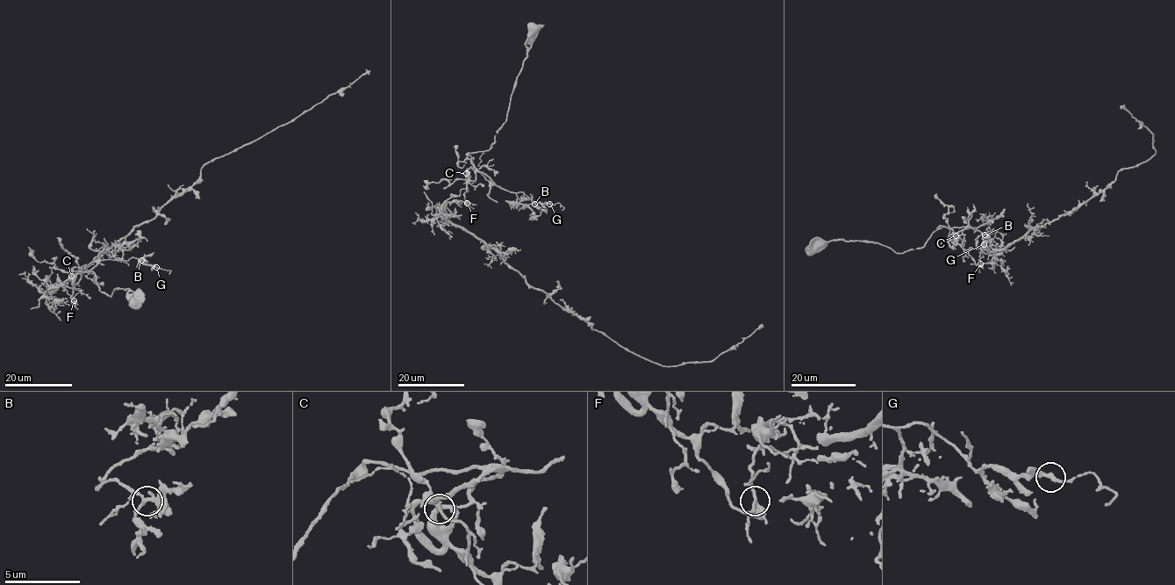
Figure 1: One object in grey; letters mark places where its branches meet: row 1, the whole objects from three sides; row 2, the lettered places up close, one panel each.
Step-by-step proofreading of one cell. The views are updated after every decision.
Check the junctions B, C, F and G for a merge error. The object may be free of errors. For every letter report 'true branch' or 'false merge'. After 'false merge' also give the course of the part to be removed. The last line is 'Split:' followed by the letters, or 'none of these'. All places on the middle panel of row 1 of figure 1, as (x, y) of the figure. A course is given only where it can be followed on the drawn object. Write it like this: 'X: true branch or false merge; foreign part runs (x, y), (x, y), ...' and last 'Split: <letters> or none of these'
B: true branch
C: true branch
F: false merge; foreign part runs (467, 203), (447, 202), (440, 212), (591, 328), (662, 365), (712, 361), (763, 326)
G: true branch
Split: F

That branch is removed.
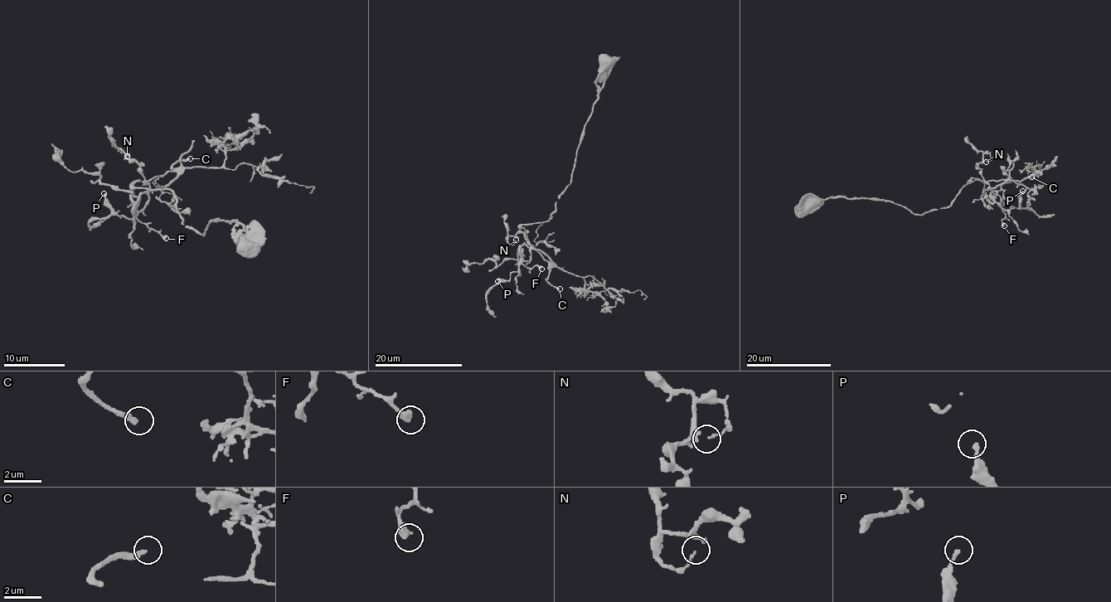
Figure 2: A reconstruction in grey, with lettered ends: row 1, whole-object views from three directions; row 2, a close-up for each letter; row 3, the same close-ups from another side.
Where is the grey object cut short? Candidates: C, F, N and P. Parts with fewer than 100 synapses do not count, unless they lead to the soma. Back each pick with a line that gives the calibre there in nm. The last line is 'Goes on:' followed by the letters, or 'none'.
C: 260 nm thick
Goes on: C

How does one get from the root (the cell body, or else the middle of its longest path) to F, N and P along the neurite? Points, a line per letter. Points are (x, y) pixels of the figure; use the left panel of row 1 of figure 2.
F: (245, 245), (235, 221), (215, 218), (202, 235), (170, 189), (138, 180), (148, 200), (137, 218), (166, 238)
N: (245, 245), (235, 221), (215, 218), (202, 235), (170, 189), (135, 188), (140, 166), (114, 144), (127, 156)
P: (245, 245), (235, 221), (183, 225), (170, 189), (138, 180), (148, 200), (132, 220), (104, 193)

